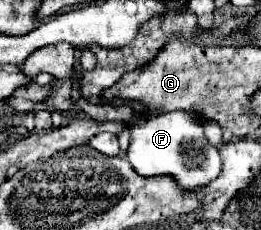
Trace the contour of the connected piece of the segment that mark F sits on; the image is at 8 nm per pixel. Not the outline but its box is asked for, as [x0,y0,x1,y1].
[128,112,220,188]

